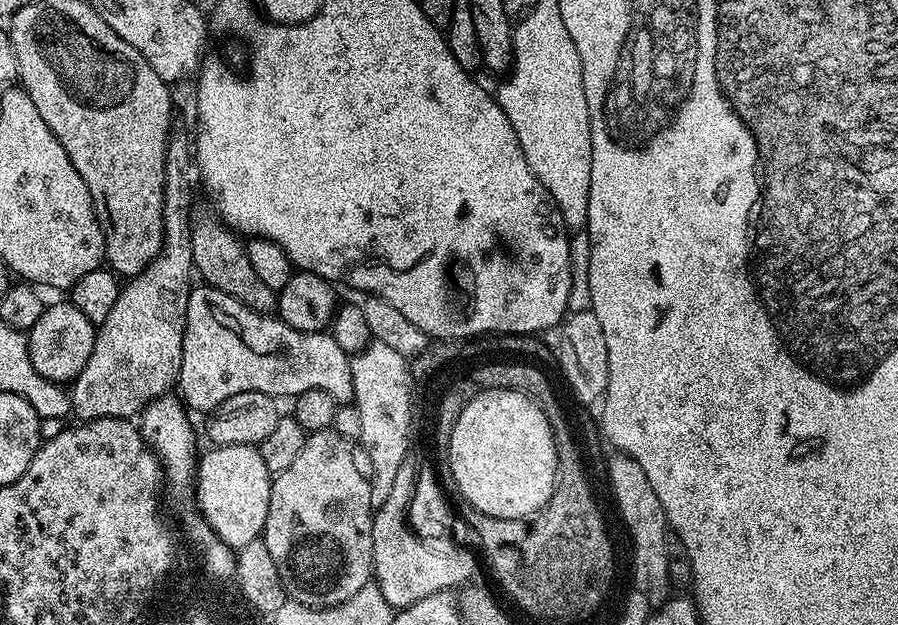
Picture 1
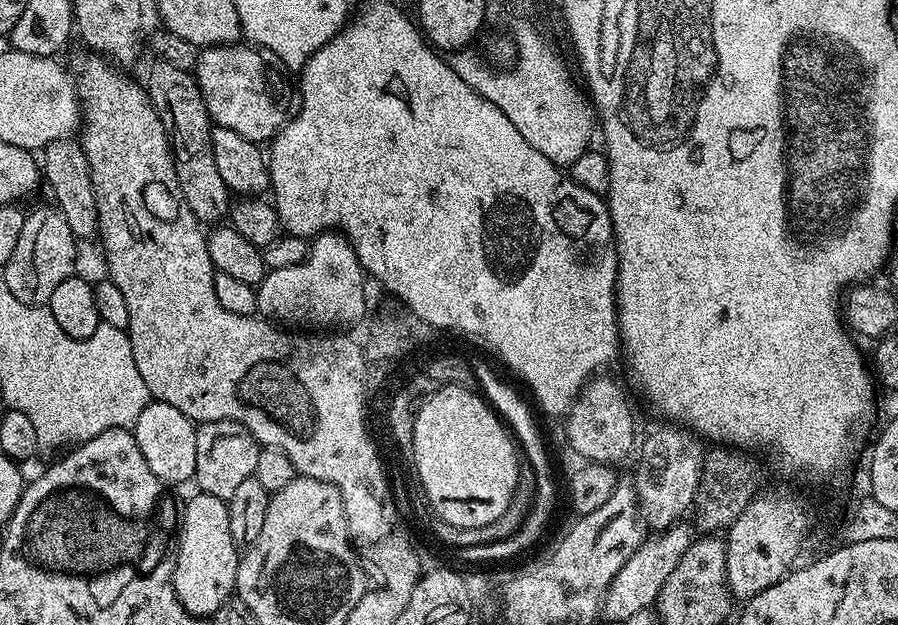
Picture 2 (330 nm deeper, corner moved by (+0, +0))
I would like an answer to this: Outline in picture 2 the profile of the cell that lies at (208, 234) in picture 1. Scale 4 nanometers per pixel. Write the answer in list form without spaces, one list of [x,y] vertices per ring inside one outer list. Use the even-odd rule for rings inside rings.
[[[157,59],[155,63],[156,65],[148,72],[146,91],[150,102],[156,108],[156,113],[160,115],[162,126],[168,132],[168,144],[172,148],[182,198],[188,203],[201,225],[215,225],[223,221],[220,220],[223,216],[225,219],[229,215],[230,193],[226,182],[222,182],[222,174],[218,174],[218,165],[214,163],[214,125],[208,116],[206,102],[191,71],[184,72],[161,59]]]

